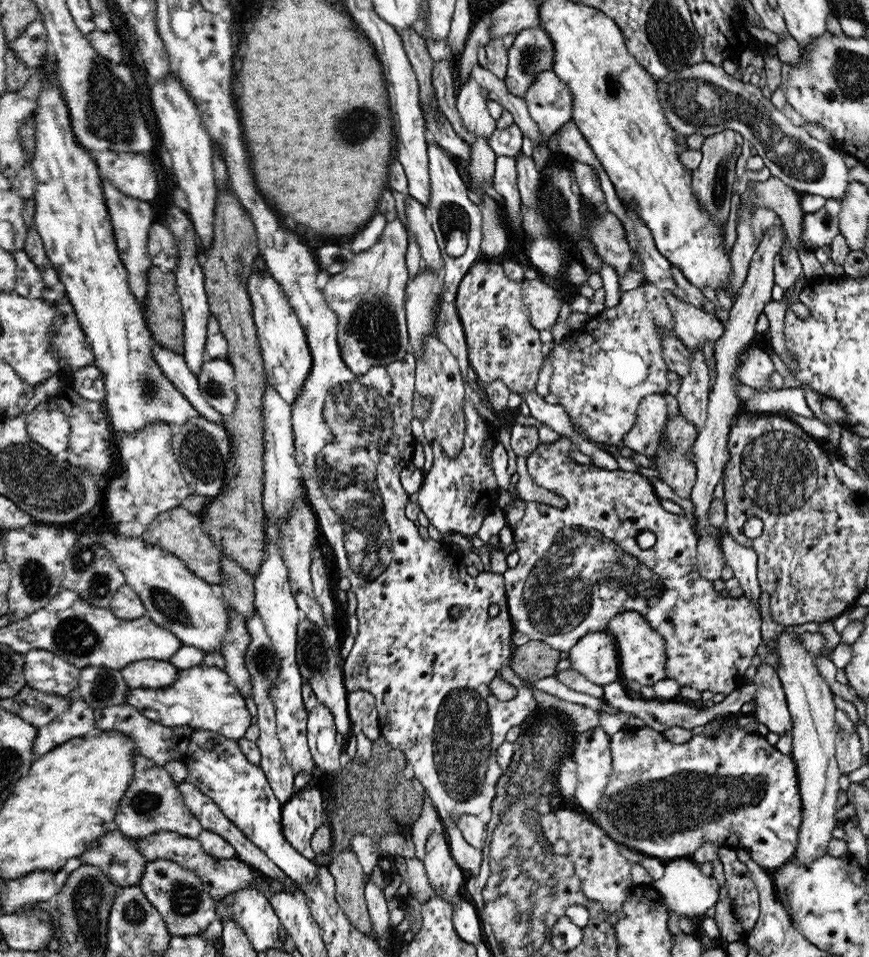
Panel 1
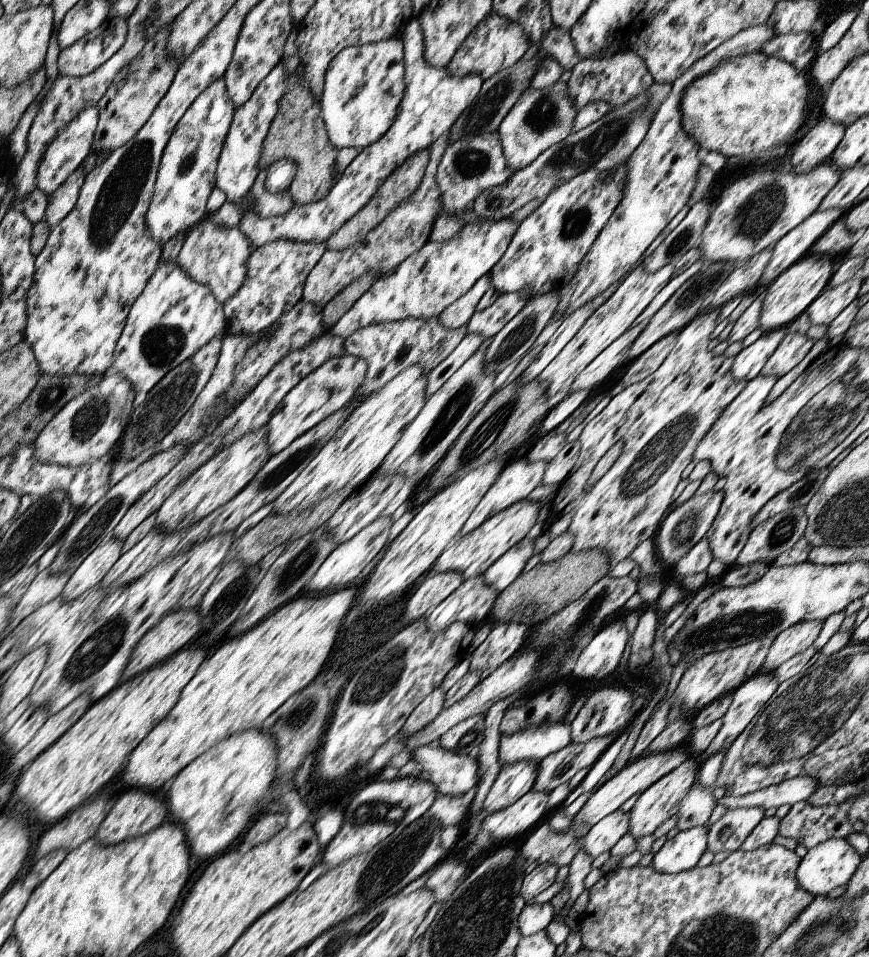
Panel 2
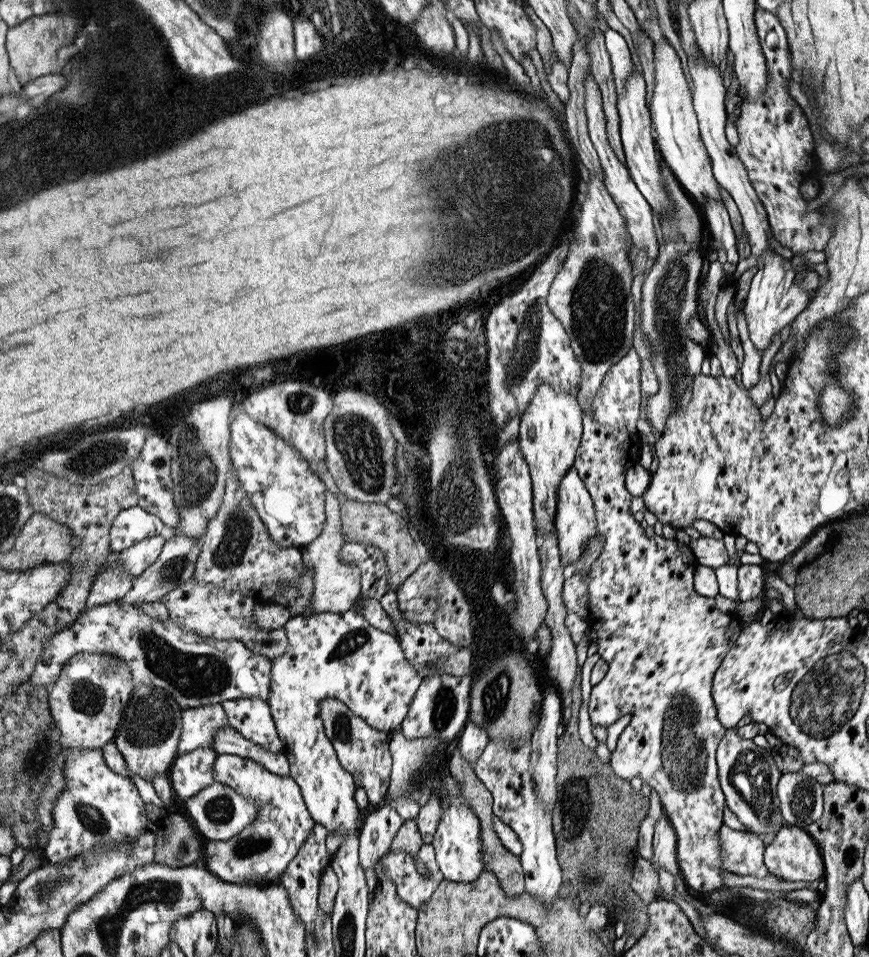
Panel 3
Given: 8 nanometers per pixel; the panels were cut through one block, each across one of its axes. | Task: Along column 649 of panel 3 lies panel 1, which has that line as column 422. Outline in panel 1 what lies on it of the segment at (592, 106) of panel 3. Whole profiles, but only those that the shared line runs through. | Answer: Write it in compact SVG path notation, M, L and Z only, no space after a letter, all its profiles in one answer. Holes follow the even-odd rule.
M408 196L408 202L406 202L406 226L416 236L416 242L420 246L422 264L426 268L438 272L444 266L442 248L436 244L436 238L434 238L434 234L430 230L430 224L426 220L426 210L428 210L428 206L422 206L412 196Z

